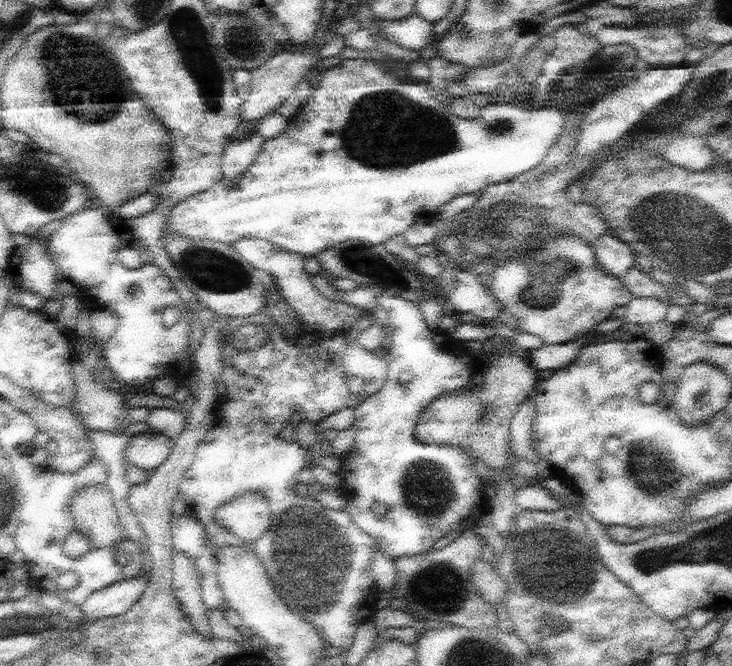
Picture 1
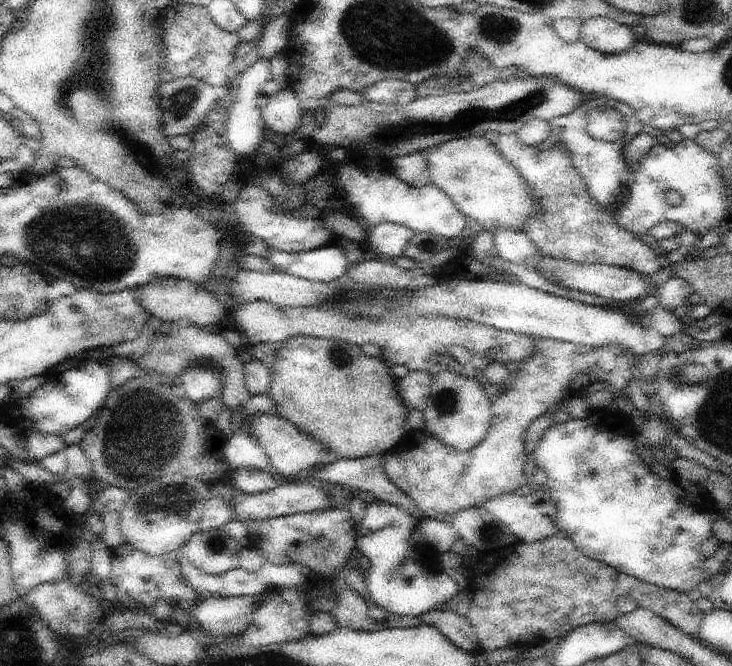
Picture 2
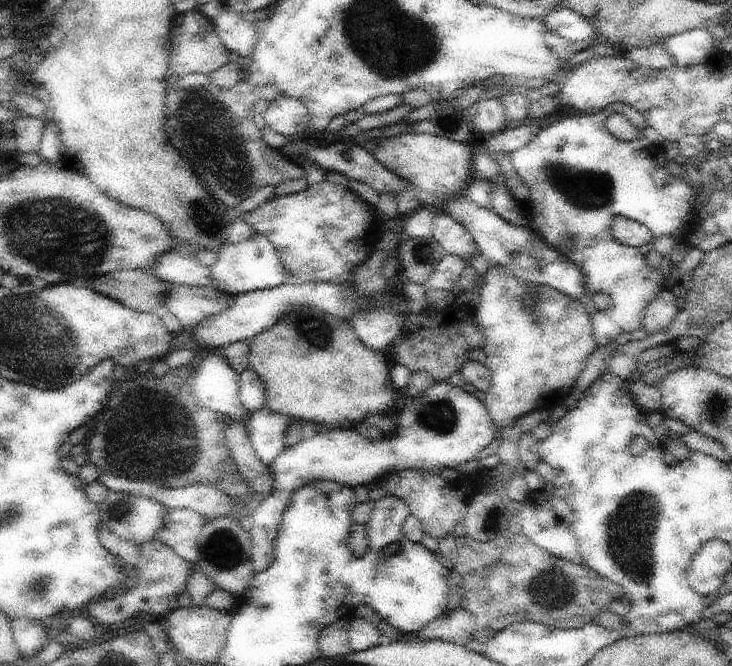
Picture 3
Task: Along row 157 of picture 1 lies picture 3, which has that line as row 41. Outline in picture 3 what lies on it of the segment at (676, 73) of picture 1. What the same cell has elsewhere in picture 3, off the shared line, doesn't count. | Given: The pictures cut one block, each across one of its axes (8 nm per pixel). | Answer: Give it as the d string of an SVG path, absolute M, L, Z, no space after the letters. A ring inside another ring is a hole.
M564 5L552 10L546 18L542 18L542 24L546 26L546 30L556 32L558 36L570 42L584 41L586 45L589 45L589 43L597 43L601 39L594 24L584 20L584 16L580 16Z

